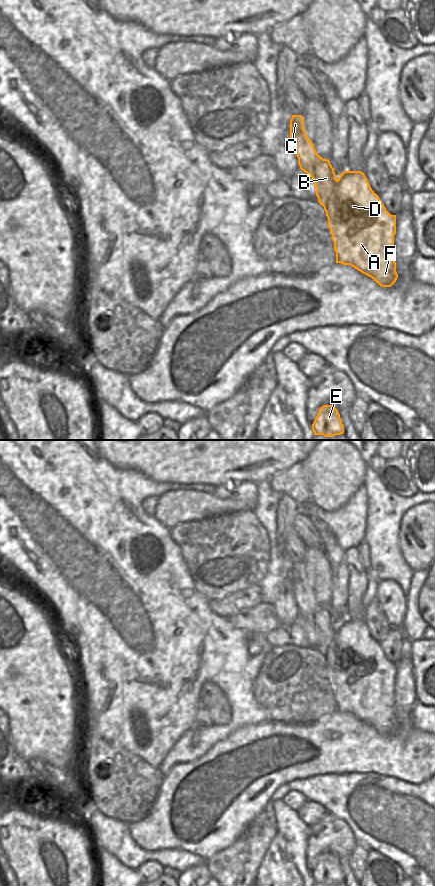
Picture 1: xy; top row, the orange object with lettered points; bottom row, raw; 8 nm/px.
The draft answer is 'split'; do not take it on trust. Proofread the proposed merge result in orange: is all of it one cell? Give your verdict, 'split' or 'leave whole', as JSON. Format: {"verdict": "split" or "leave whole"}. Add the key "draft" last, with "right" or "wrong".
{"verdict": "split", "draft": "right"}

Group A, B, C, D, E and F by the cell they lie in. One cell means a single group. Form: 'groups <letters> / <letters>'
groups A D F / B C E

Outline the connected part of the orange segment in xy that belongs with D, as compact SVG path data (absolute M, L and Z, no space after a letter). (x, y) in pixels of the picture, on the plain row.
M344 619L337 628L336 640L324 658L334 690L336 711L351 713L381 735L391 735L398 726L394 708L396 663L386 658L365 622L361 619Z

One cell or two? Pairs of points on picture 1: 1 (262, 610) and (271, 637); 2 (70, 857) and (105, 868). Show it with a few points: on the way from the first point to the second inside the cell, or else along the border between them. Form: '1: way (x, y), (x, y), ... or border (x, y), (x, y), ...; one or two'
1: border (279, 626), (264, 635); two
2: border (94, 849), (98, 875); two

